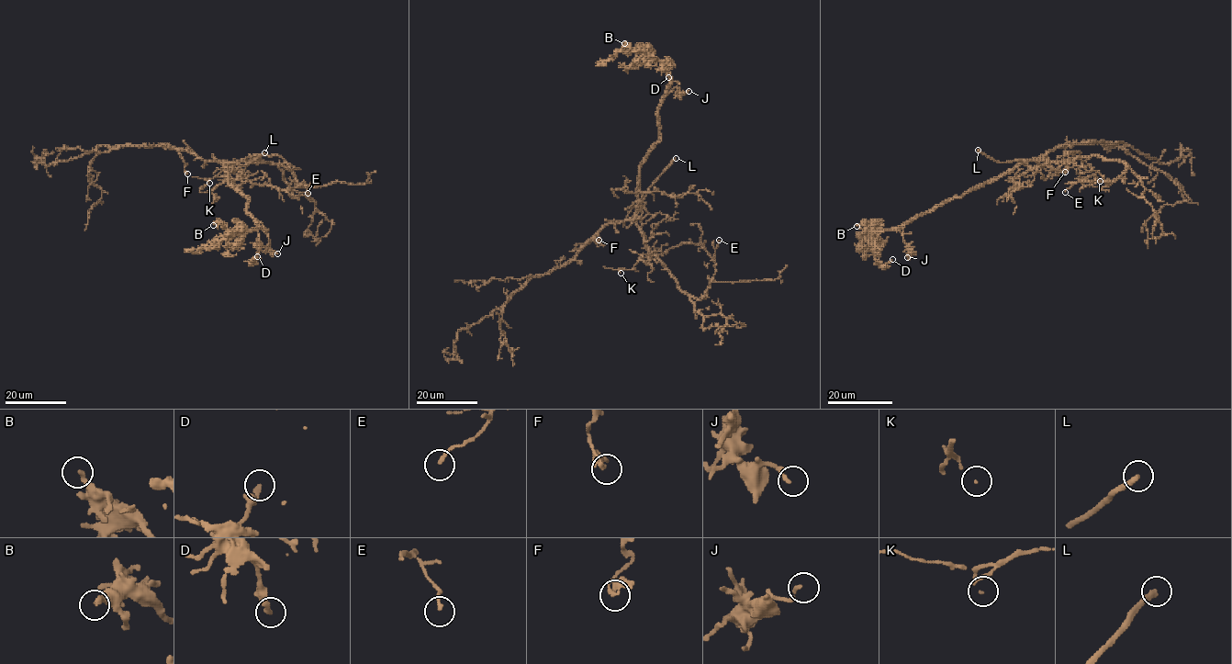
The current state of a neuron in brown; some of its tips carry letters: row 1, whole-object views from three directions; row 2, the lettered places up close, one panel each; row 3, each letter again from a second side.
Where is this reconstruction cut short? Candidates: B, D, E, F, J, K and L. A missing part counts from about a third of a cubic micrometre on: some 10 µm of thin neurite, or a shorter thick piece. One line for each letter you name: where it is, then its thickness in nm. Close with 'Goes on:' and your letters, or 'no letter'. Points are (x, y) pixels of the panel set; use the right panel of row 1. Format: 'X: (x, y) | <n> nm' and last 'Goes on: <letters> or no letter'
L: (978, 150) | 300 nm
Goes on: L

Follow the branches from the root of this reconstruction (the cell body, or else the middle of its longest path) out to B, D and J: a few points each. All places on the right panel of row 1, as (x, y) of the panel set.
B: (1045, 157), (1021, 161), (894, 229), (879, 230), (868, 236), (871, 231), (865, 226), (856, 226)
D: (1045, 157), (1021, 161), (958, 197), (885, 230), (873, 255), (880, 264), (892, 259)
J: (1045, 157), (1021, 161), (958, 197), (917, 215), (902, 230), (903, 241), (910, 250), (907, 257)

